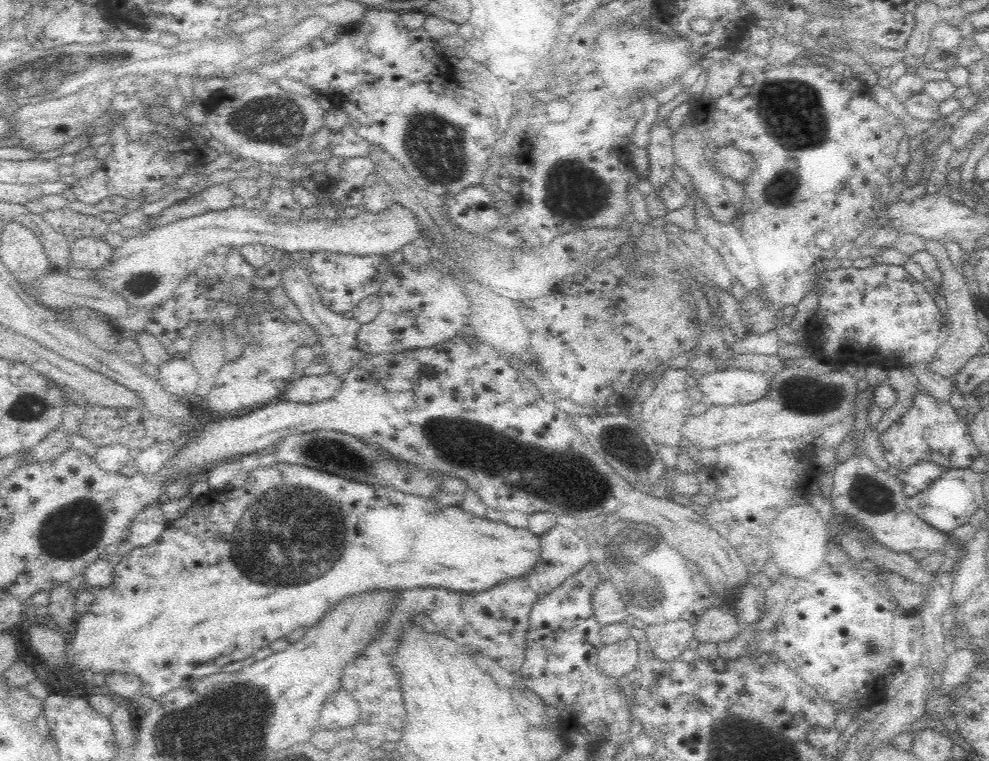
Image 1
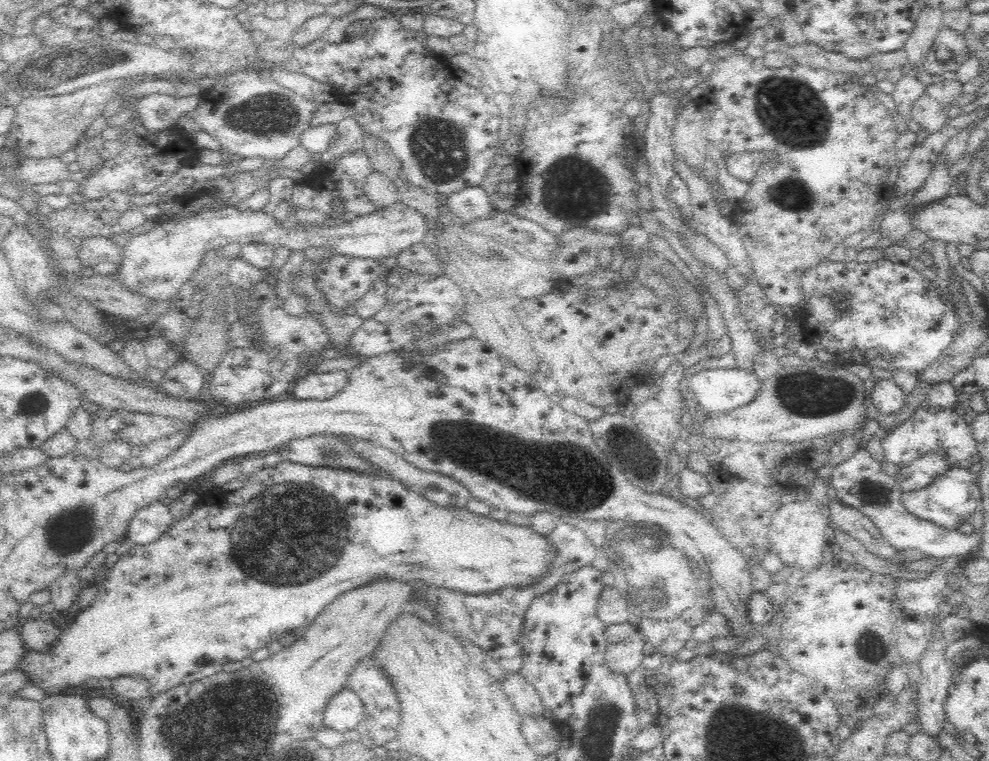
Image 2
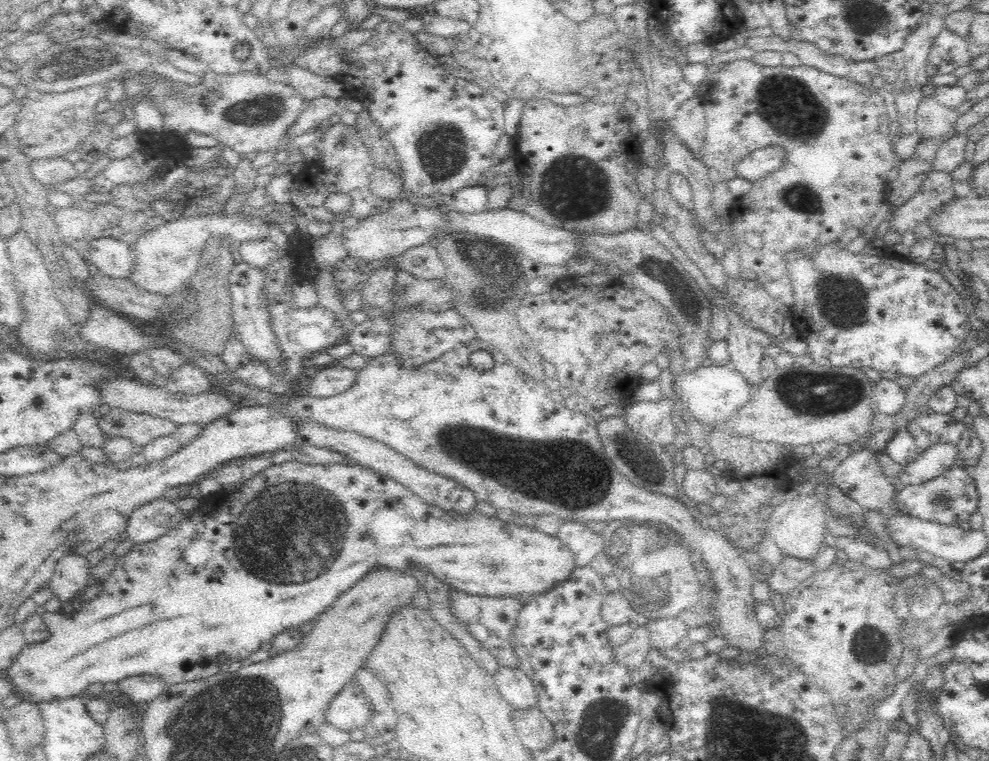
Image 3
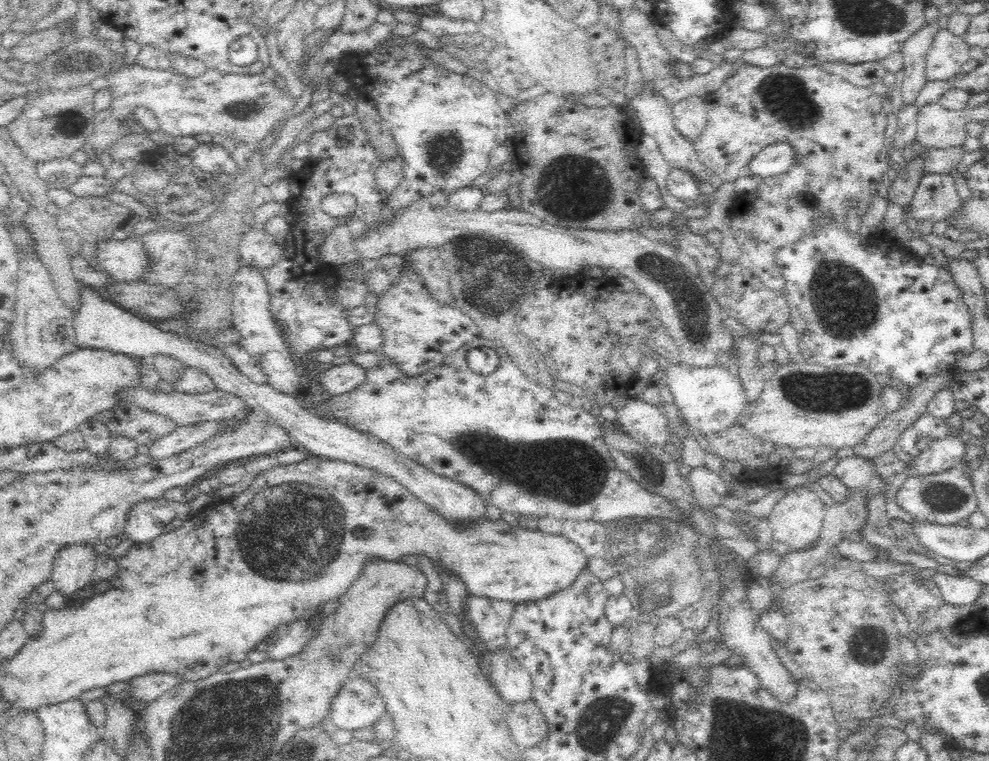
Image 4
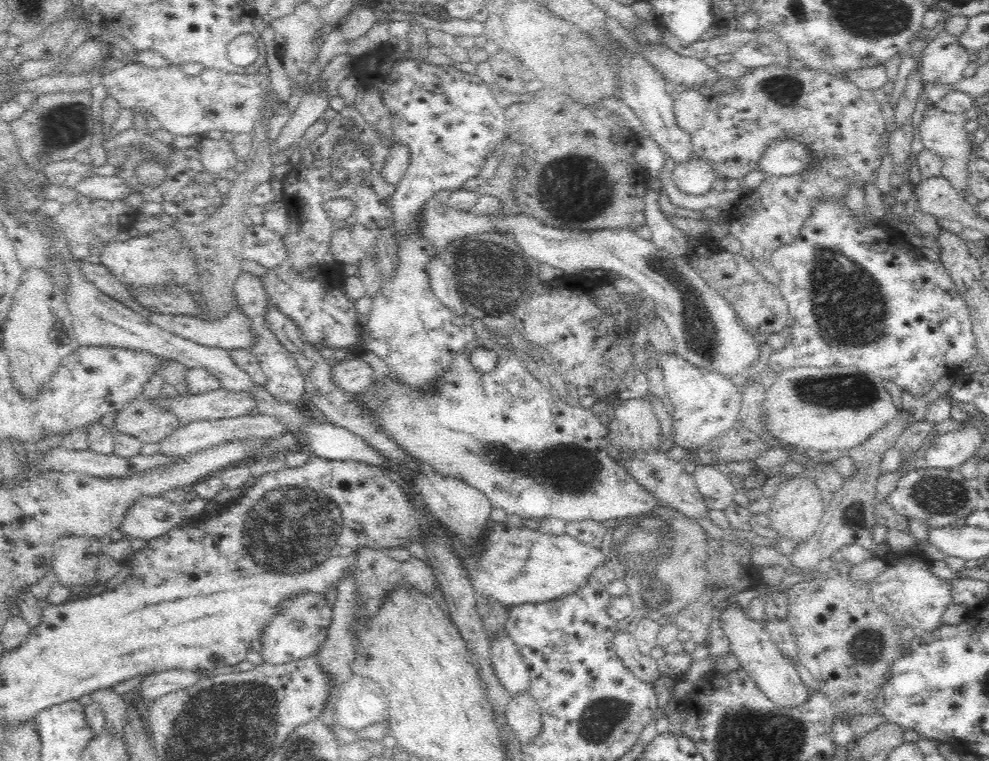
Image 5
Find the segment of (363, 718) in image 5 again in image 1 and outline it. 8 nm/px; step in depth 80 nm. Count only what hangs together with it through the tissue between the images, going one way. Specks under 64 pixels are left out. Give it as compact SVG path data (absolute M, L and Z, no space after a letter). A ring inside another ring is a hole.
M340 688L329 694L324 701L319 714L319 726L322 730L350 732L359 714L360 709L356 699Z

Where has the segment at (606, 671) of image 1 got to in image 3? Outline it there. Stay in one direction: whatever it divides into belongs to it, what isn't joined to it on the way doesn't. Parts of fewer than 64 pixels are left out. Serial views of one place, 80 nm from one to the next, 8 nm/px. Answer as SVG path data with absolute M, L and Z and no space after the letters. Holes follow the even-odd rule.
M645 625L636 626L626 643L612 647L612 656L616 662L628 669L636 670L643 663L652 648L648 629Z

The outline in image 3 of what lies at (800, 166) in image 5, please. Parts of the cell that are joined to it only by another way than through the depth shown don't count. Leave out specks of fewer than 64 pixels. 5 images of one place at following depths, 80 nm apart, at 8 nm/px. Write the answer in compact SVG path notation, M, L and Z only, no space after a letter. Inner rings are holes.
M767 146L749 152L735 164L736 177L748 181L757 181L767 174L778 170L785 161L785 150L781 146Z

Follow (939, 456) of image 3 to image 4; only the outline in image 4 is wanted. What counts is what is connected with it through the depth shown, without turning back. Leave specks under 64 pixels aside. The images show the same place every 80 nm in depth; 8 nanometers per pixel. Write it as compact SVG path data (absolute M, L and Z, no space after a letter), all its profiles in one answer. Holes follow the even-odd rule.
M965 434L934 440L911 462L908 477L938 474L962 462L967 451Z

